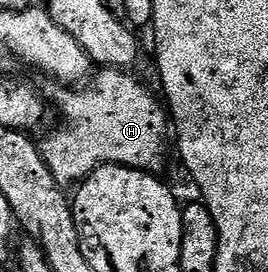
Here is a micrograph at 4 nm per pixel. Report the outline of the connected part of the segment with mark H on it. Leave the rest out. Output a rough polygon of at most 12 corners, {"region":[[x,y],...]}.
{"region":[[128,69],[61,88],[39,142],[65,188],[102,164],[157,172],[171,122]]}

